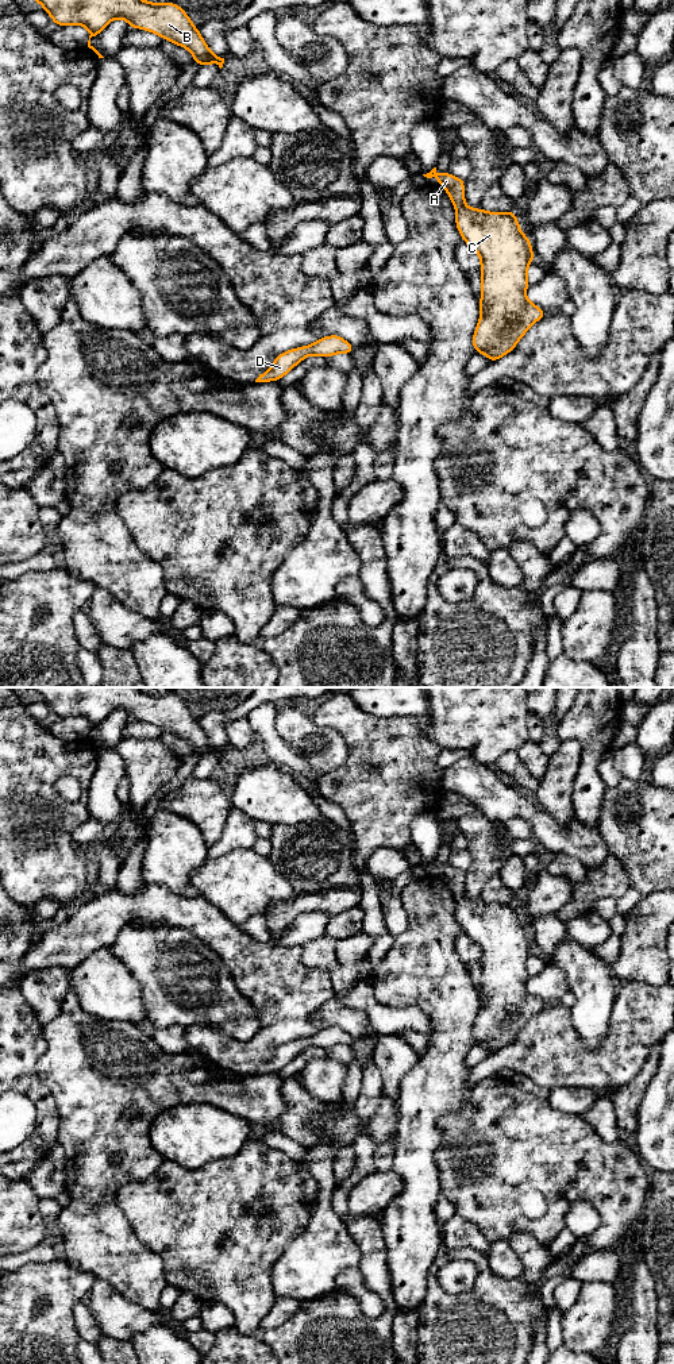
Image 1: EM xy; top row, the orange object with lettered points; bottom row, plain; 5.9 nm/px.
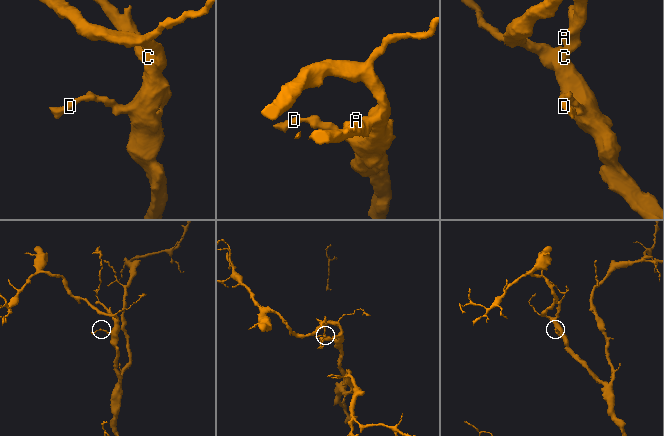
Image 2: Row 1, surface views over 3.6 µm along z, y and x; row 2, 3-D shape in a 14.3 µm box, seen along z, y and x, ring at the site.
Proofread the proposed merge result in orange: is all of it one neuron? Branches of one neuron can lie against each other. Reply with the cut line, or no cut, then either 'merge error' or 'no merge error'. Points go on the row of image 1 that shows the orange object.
no cut; no merge error

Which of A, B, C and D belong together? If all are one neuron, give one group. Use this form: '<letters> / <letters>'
A B C D

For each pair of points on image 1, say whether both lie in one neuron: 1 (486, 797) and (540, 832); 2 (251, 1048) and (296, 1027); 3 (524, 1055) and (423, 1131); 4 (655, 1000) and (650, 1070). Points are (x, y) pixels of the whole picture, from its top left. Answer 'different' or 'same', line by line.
1: same
2: same
3: different
4: different

